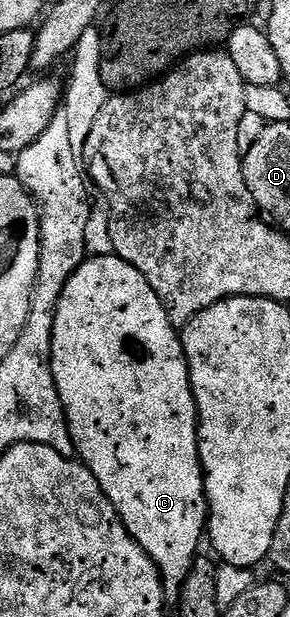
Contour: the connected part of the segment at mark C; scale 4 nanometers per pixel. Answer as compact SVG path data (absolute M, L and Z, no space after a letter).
M89 257L63 289L59 299L57 314L53 320L53 359L49 362L55 387L59 391L61 405L65 409L65 418L69 424L69 434L73 440L73 448L81 464L86 465L95 475L99 487L107 495L107 499L121 516L121 522L127 531L136 539L147 556L157 564L157 569L165 582L165 596L173 599L178 596L185 576L193 568L198 556L197 548L207 533L207 502L205 499L205 475L201 471L201 456L197 450L197 404L193 398L193 388L189 382L189 368L185 362L185 348L181 346L178 330L171 323L163 303L159 303L159 295L151 291L151 283L143 279L143 275L131 263L122 257Z

